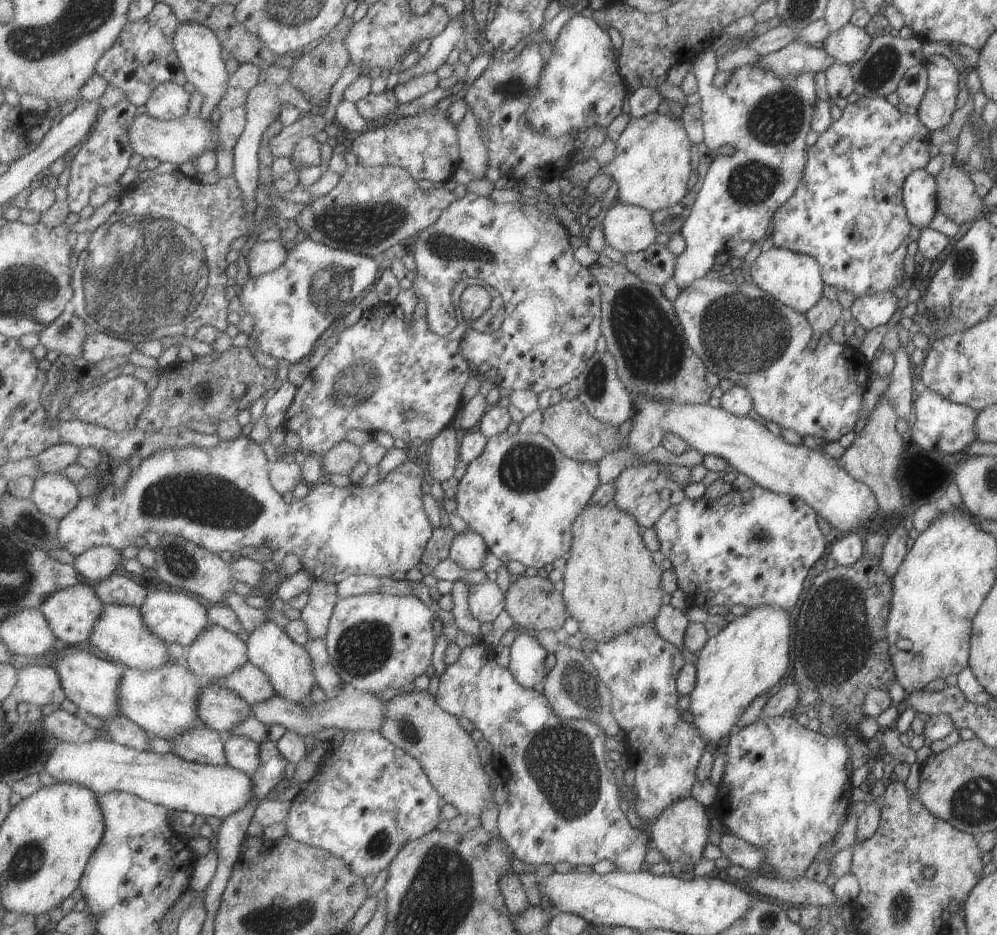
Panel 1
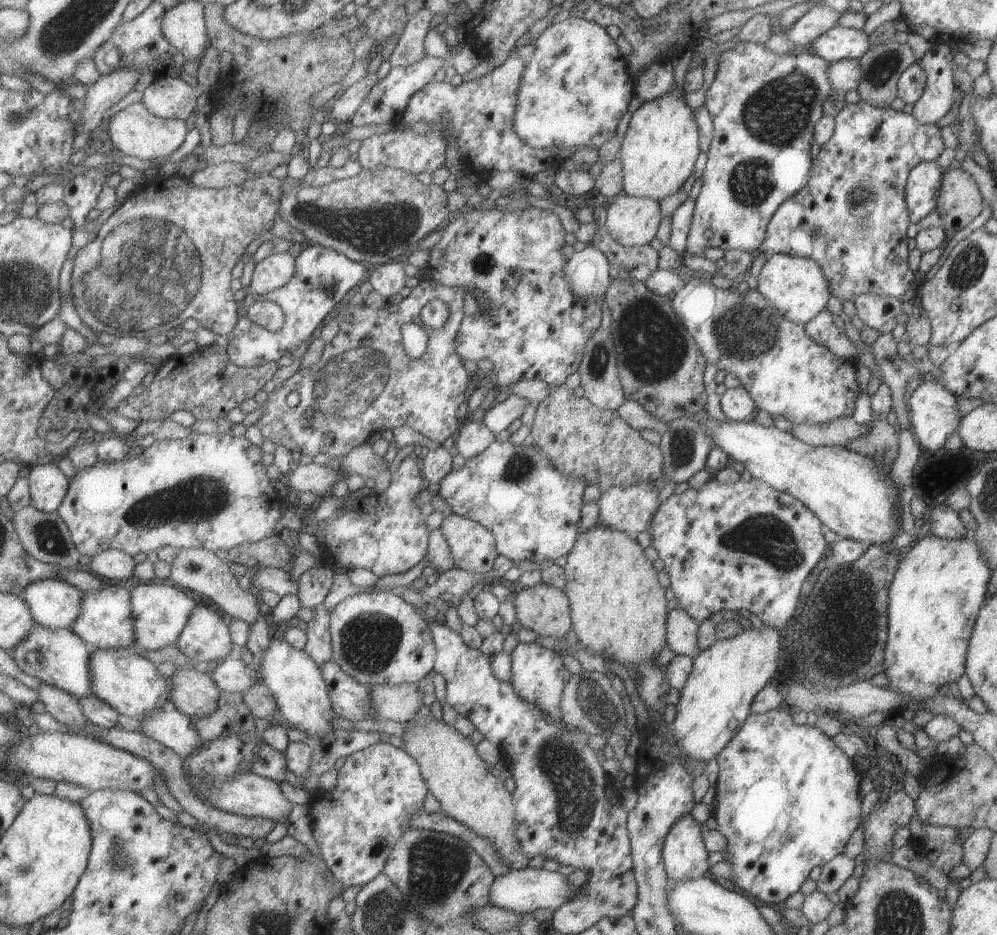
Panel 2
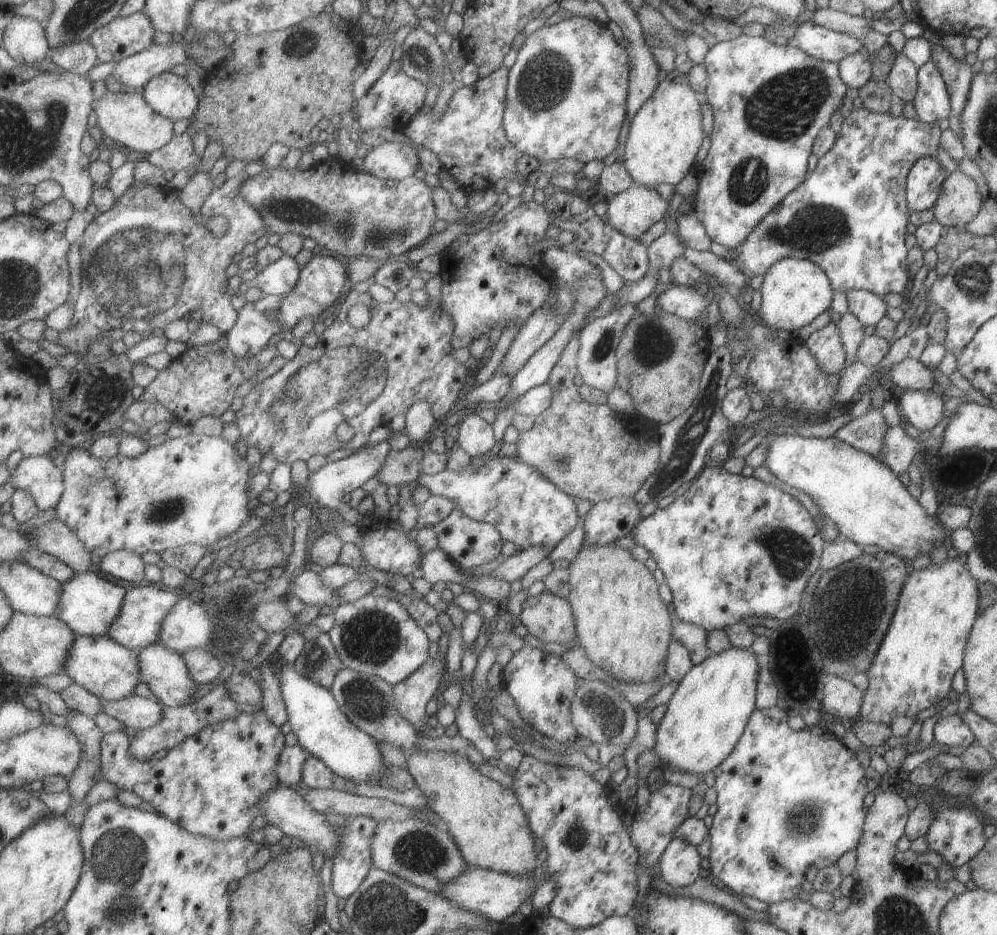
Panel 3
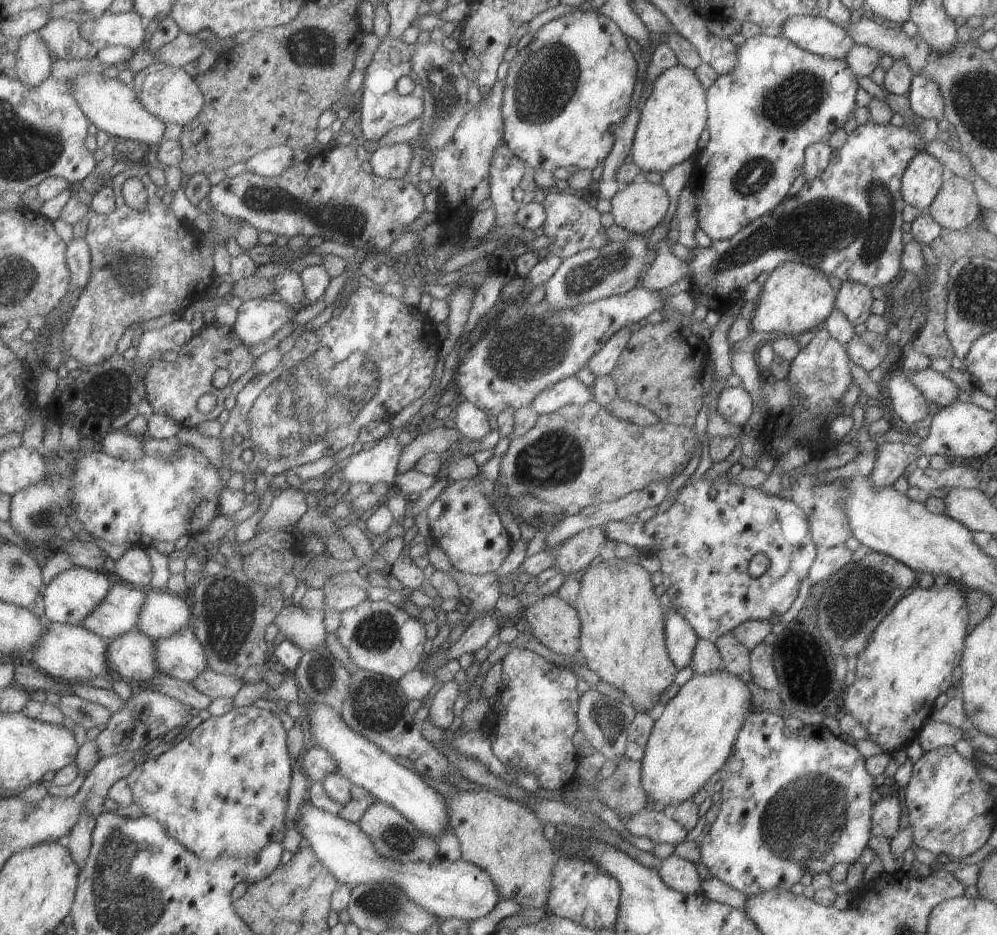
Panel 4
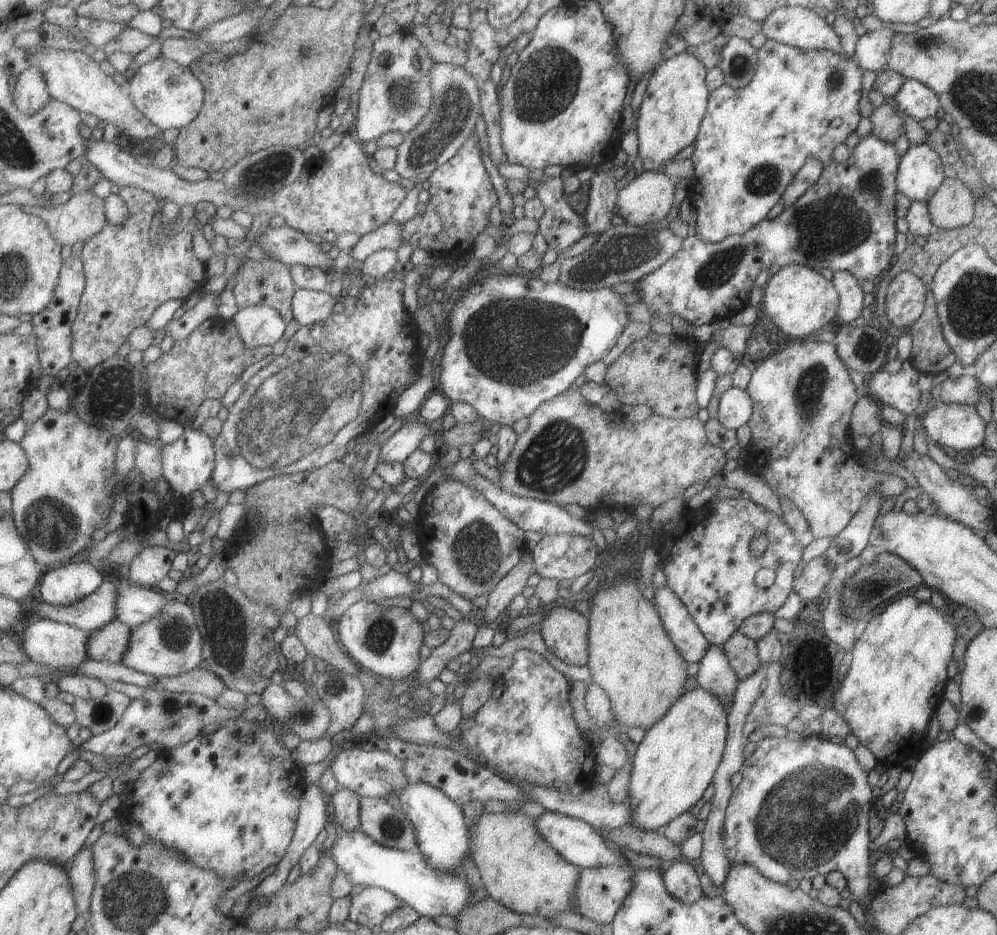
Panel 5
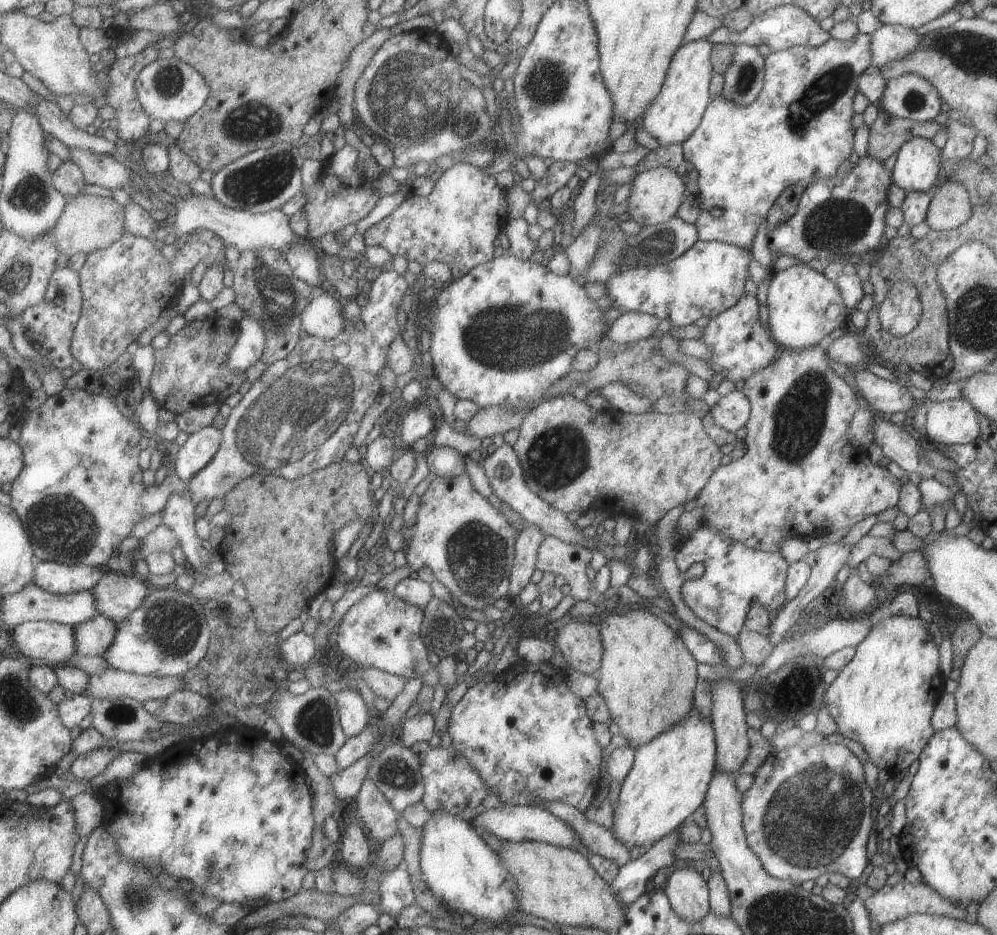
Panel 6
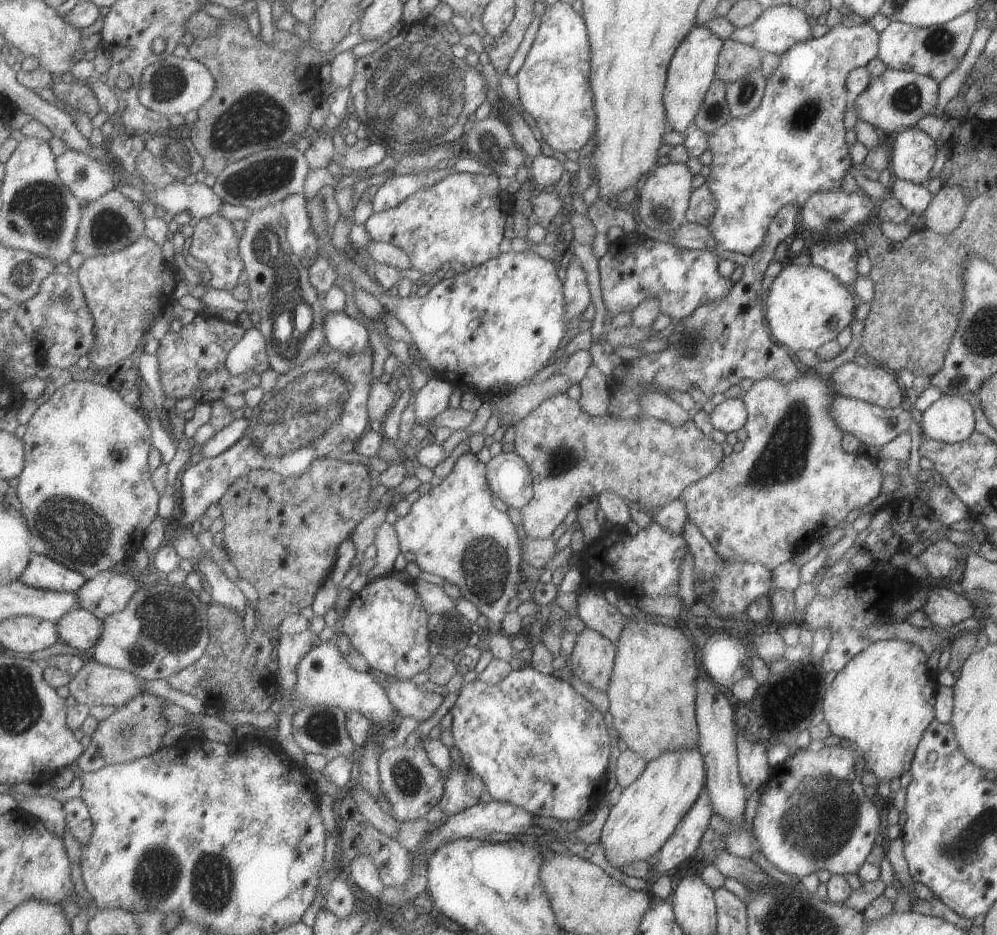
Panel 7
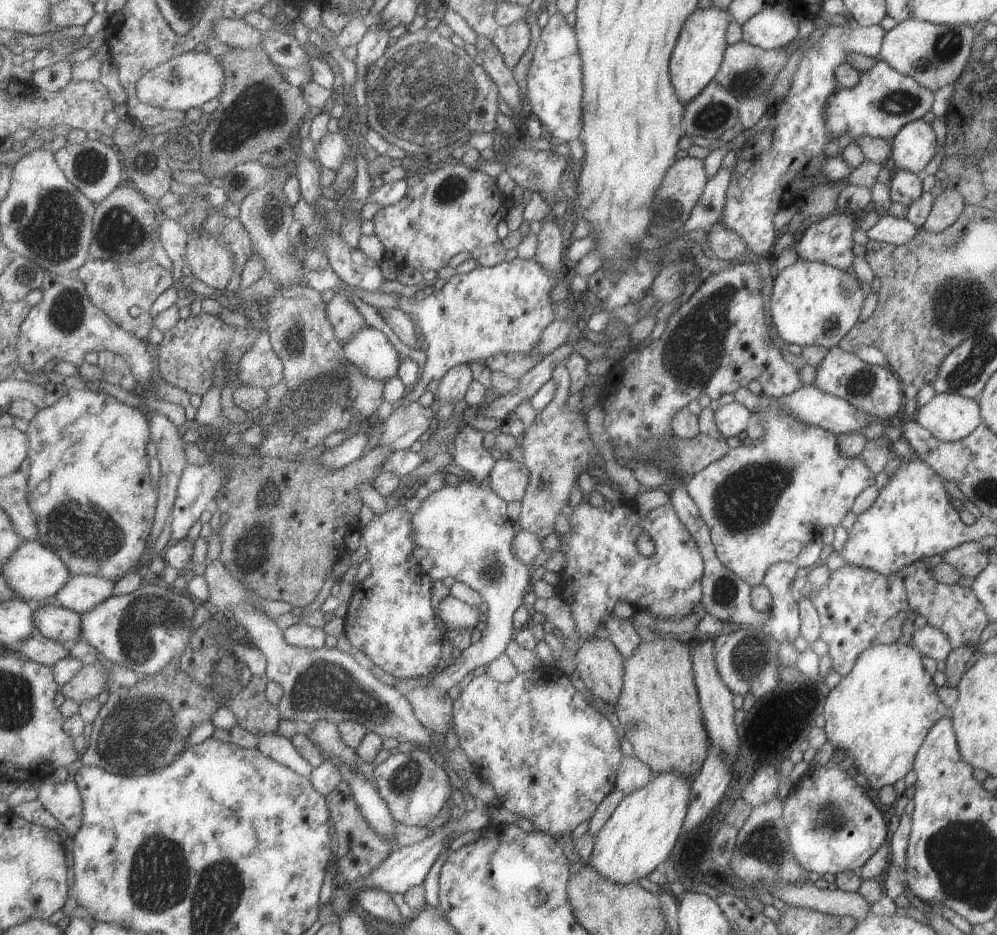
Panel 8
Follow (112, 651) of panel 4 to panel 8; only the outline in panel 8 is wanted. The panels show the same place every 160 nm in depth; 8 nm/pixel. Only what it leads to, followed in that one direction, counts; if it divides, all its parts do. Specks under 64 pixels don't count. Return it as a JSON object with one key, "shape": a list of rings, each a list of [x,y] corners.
{"shape":[[[59,604],[35,607],[37,629],[57,642],[67,642],[83,638],[84,617],[81,613]]]}

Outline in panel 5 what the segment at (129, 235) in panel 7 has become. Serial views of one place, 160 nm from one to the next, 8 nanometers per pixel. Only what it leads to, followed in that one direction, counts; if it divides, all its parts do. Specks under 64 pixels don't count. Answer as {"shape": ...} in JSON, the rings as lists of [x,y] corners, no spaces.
{"shape":[[[92,191],[74,193],[68,201],[63,204],[54,205],[53,207],[45,206],[27,206],[21,205],[21,208],[27,212],[27,214],[33,214],[33,216],[39,216],[45,220],[49,230],[53,232],[53,238],[61,244],[61,246],[72,246],[76,242],[86,242],[95,234],[99,234],[101,230],[107,226],[107,214],[105,214],[106,200],[99,198],[97,194],[93,194]]]}

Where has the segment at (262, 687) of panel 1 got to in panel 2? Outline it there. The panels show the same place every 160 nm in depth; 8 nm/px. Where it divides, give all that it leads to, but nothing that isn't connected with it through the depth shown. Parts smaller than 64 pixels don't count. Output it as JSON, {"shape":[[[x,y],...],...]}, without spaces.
{"shape":[[[226,658],[212,666],[209,670],[213,680],[221,692],[241,693],[259,681],[258,672],[252,664],[245,664],[243,660]]]}

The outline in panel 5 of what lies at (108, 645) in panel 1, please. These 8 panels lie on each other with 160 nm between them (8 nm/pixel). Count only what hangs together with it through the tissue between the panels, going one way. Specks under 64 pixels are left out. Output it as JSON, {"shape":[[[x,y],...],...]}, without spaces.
{"shape":[[[75,559],[60,568],[46,569],[40,582],[42,599],[66,606],[95,593],[104,584],[105,573],[97,564]]]}

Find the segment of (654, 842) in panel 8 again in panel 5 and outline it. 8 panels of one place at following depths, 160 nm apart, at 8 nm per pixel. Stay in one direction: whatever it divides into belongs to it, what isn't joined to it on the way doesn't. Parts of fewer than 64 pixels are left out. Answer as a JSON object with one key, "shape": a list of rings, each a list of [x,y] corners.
{"shape":[[[697,686],[695,690],[677,696],[665,715],[645,731],[641,743],[631,760],[631,776],[627,788],[627,803],[631,808],[631,825],[640,830],[653,830],[665,826],[669,820],[689,810],[711,785],[727,742],[727,715],[725,704],[711,692]]]}

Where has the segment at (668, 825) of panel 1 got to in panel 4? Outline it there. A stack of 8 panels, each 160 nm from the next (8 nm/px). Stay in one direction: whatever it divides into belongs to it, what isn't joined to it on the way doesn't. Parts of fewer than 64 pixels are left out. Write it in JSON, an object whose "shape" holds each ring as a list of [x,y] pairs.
{"shape":[[[669,855],[657,868],[665,886],[686,895],[700,893],[700,881],[693,862]]]}

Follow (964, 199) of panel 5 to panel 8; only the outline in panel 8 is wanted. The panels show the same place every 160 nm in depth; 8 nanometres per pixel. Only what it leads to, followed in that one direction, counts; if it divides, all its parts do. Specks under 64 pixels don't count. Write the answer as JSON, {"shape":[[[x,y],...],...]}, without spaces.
{"shape":[[[946,189],[934,199],[922,228],[935,234],[943,232],[945,228],[955,223],[962,214],[964,206],[964,198],[956,189]]]}

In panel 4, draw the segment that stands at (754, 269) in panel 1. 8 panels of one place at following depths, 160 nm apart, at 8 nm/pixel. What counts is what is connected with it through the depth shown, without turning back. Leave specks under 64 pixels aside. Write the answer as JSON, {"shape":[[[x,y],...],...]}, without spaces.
{"shape":[[[793,261],[784,262],[768,274],[760,288],[750,316],[749,332],[781,332],[783,336],[797,336],[816,330],[834,309],[835,297],[836,292],[820,270]]]}

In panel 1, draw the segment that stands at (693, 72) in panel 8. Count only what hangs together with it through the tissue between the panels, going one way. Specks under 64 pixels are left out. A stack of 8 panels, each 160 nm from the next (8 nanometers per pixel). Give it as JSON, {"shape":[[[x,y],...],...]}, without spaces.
{"shape":[[[657,111],[647,113],[639,118],[631,117],[614,144],[616,146],[615,156],[605,168],[609,168],[607,172],[617,183],[616,200],[646,208],[652,213],[657,209],[669,208],[683,198],[691,170],[689,150],[691,150],[692,144],[687,139],[687,133],[679,119],[670,117],[667,113],[658,114]]]}

